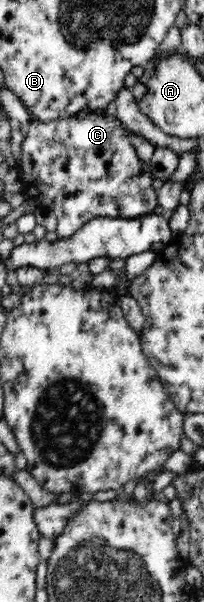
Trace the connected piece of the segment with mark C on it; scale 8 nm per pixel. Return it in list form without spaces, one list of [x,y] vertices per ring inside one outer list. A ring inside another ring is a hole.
[[[108,107],[105,110],[83,110],[70,118],[50,121],[46,124],[31,122],[27,125],[25,131],[24,142],[22,143],[22,164],[18,167],[20,179],[25,186],[24,193],[32,199],[38,207],[49,210],[55,214],[55,218],[57,219],[56,233],[59,239],[73,236],[79,228],[85,226],[85,224],[87,224],[89,220],[93,220],[93,218],[109,216],[115,219],[135,219],[136,217],[151,215],[153,213],[153,208],[158,204],[158,198],[156,189],[153,187],[154,177],[152,176],[150,162],[145,162],[145,160],[141,160],[141,158],[137,156],[137,146],[133,144],[133,140],[129,137],[130,134],[128,134],[127,128],[117,117],[112,107]]]

